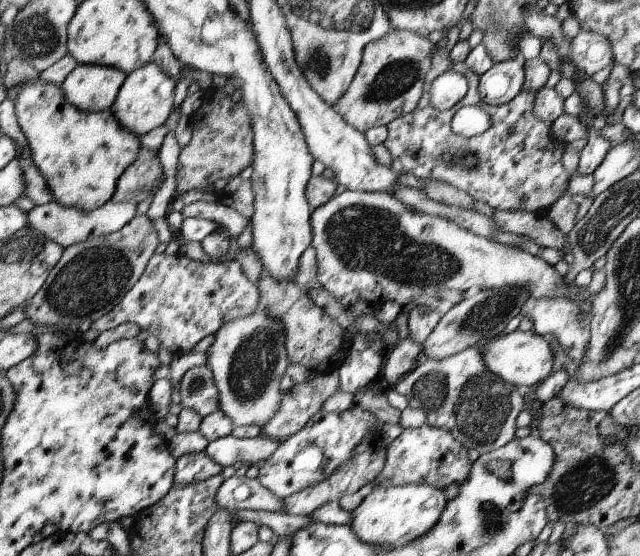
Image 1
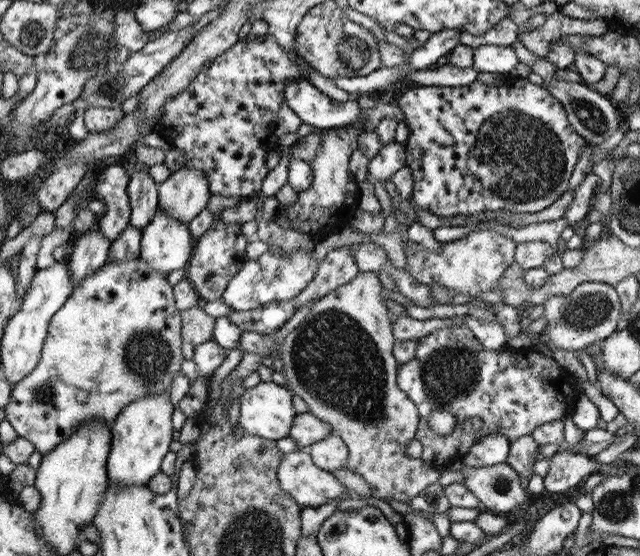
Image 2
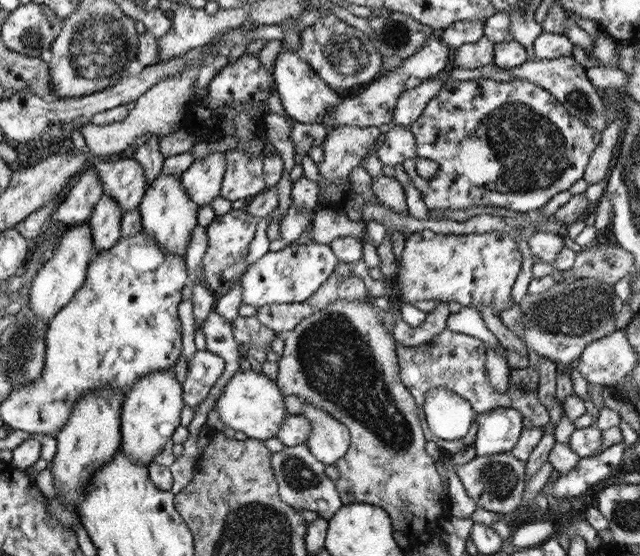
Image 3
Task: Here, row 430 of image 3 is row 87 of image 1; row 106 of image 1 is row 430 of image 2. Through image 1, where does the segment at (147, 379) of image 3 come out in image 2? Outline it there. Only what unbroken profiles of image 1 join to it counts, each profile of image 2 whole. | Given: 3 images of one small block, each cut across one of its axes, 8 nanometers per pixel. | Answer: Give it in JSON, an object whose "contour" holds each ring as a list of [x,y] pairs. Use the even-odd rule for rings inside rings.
{"contour":[[[169,392],[159,394],[147,394],[141,400],[131,402],[127,408],[121,410],[117,420],[111,428],[111,450],[107,456],[107,484],[119,484],[119,486],[147,486],[157,472],[161,472],[161,462],[165,454],[169,452],[169,444],[173,428],[171,428],[171,416],[175,408],[171,404]]]}

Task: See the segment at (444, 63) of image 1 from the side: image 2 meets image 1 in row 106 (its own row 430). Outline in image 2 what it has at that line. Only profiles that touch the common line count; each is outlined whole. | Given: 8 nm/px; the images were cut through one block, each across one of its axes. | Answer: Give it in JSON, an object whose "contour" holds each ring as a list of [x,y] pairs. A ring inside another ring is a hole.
{"contour":[[[455,326],[455,328],[441,328],[435,332],[429,332],[427,336],[417,340],[415,348],[415,358],[399,364],[397,366],[397,386],[399,390],[415,404],[417,414],[419,414],[419,424],[415,430],[415,440],[419,440],[421,448],[421,460],[429,466],[445,466],[453,462],[461,462],[461,458],[477,444],[477,440],[499,432],[503,434],[509,442],[521,438],[521,436],[531,436],[531,432],[551,420],[563,420],[565,416],[571,414],[573,402],[577,400],[575,386],[571,380],[571,374],[551,358],[545,358],[543,354],[535,350],[507,350],[505,344],[499,350],[487,350],[479,338],[467,328],[467,326]],[[435,410],[445,410],[455,414],[457,426],[453,428],[451,434],[439,436],[429,428],[429,416]],[[469,418],[481,418],[483,428],[479,432],[465,432],[461,430],[459,424],[463,424]]]}

